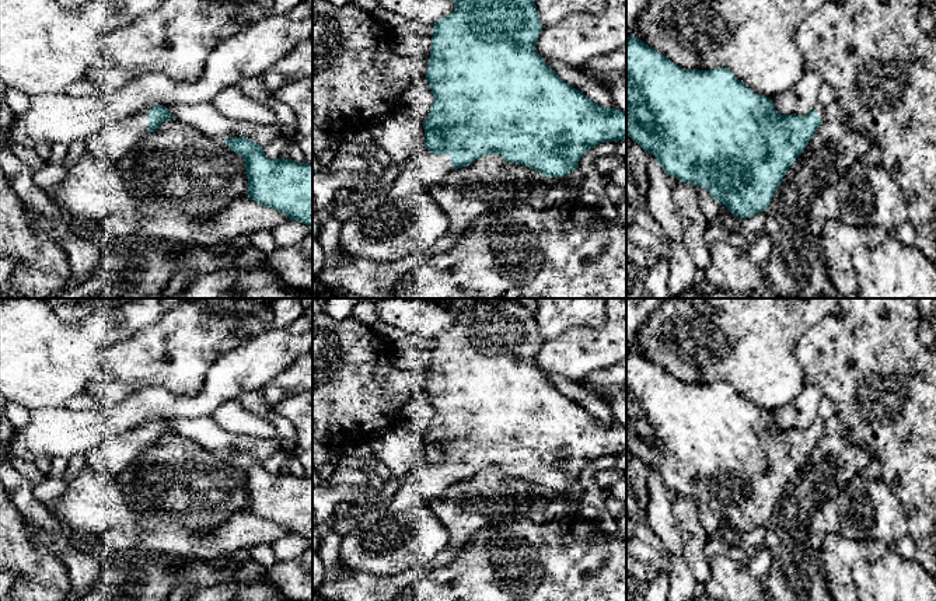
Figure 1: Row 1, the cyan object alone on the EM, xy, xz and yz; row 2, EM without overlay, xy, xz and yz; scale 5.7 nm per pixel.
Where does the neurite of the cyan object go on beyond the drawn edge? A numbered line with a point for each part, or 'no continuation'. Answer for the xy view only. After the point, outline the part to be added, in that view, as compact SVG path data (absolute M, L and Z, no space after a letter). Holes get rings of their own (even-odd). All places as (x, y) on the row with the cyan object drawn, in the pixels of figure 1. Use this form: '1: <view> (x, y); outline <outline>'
1: xy (114, 142); outline M142 109L133 115L111 120L104 129L85 140L85 147L101 160L116 164L133 151L137 141L149 133L149 111Z

